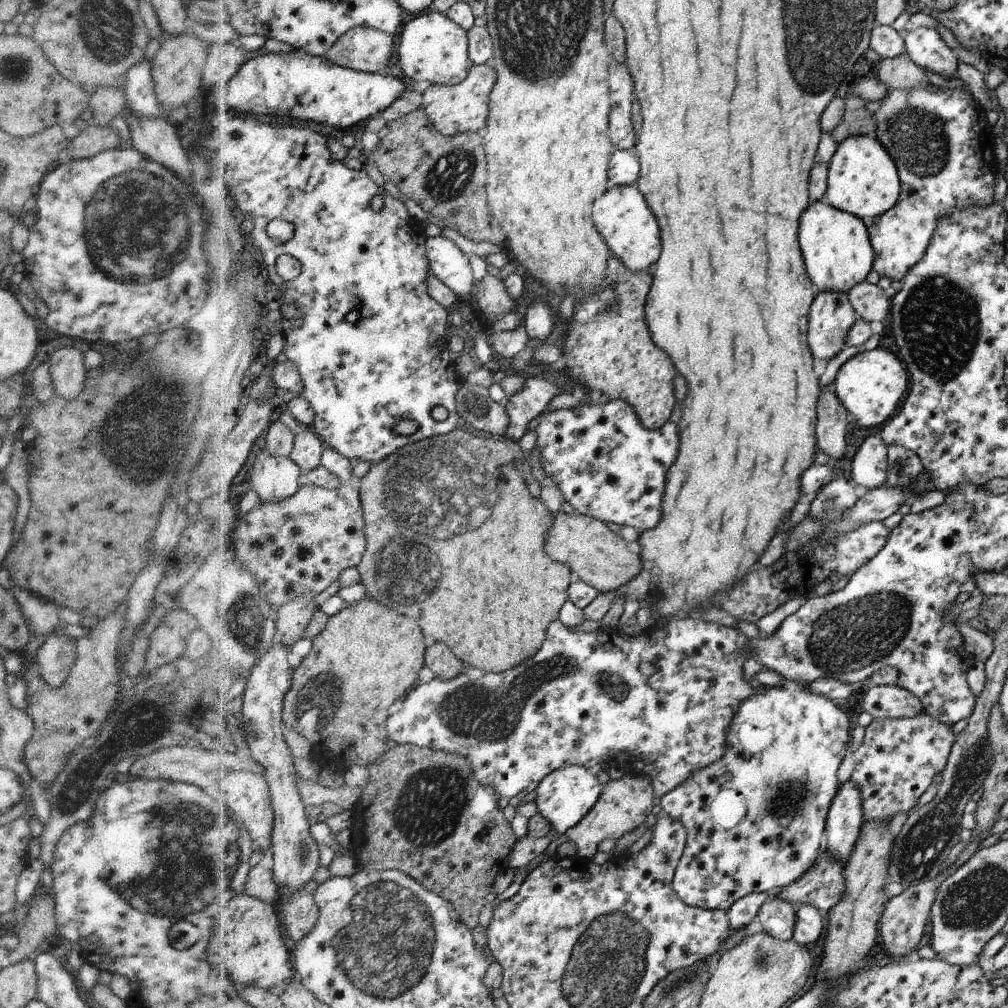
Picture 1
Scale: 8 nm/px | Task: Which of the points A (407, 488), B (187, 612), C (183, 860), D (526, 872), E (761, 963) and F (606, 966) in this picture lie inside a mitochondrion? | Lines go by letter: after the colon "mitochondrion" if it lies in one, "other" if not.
A: mitochondrion
B: other
C: mitochondrion
D: other
E: mitochondrion
F: mitochondrion

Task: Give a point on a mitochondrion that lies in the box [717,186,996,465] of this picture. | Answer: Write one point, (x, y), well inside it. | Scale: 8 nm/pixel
(938, 322)

